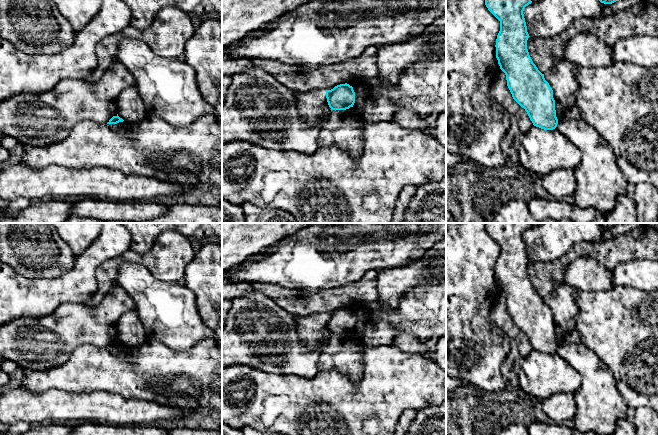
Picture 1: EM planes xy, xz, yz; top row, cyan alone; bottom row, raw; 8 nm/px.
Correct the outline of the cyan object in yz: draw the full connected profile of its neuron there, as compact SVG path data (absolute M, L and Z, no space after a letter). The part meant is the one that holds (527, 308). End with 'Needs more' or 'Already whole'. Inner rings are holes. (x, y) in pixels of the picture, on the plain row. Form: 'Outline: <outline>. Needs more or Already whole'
Outline: M485 223L488 234L500 245L500 255L495 269L496 282L500 293L506 299L507 310L513 323L525 333L534 350L553 354L558 348L553 314L545 304L544 298L533 287L527 273L530 260L523 235L531 227L531 223Z. Already whole

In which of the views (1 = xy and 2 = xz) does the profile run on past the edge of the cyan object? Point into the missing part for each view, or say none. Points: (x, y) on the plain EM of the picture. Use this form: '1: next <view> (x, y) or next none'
1: next none
2: next none

